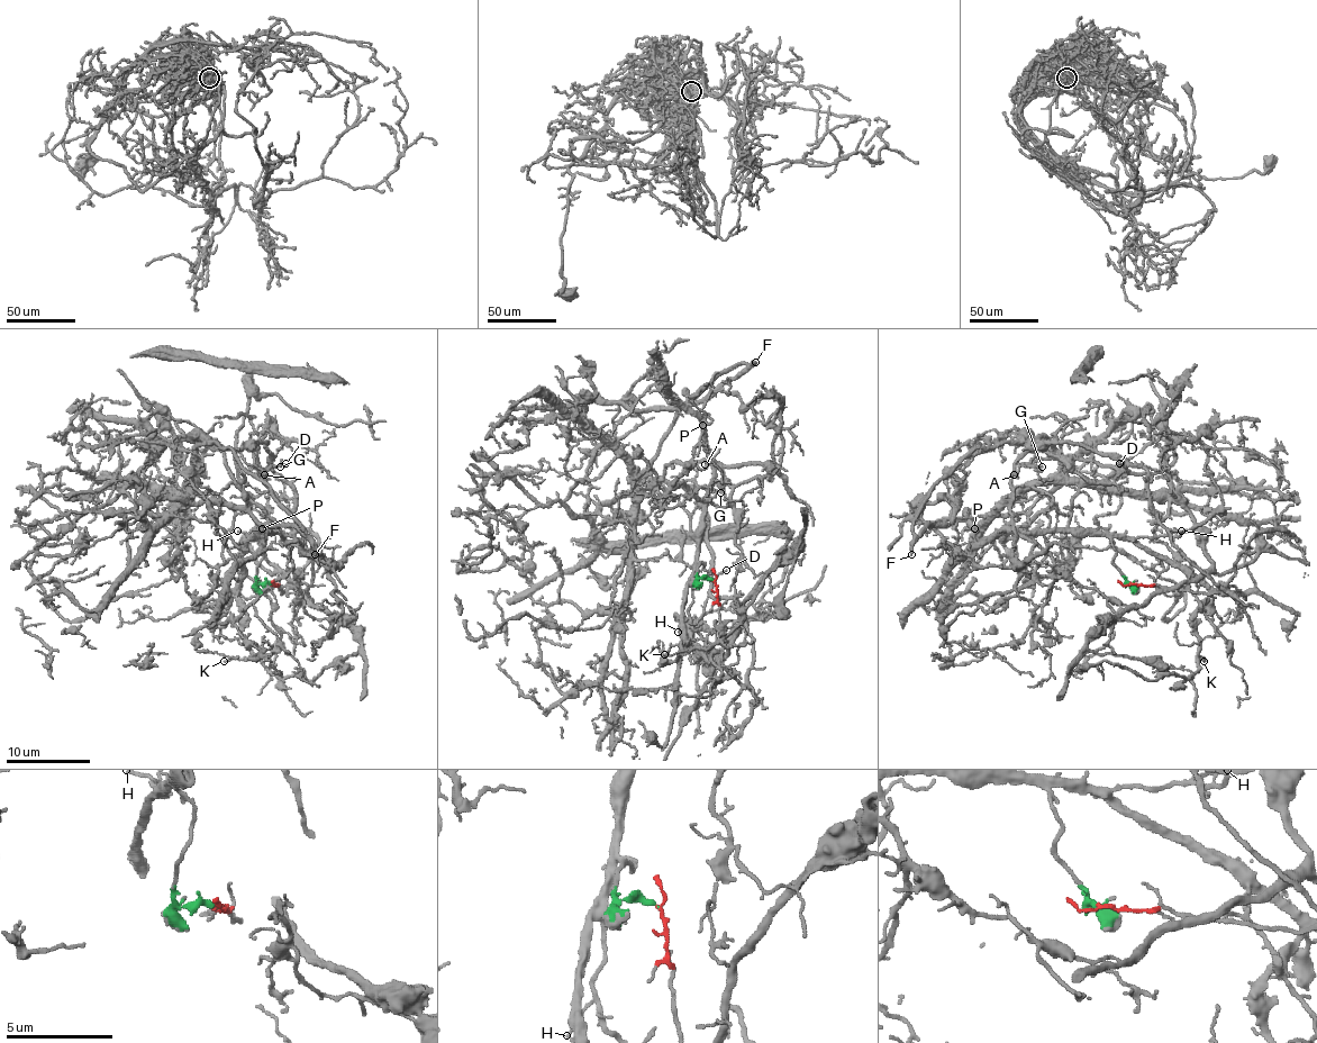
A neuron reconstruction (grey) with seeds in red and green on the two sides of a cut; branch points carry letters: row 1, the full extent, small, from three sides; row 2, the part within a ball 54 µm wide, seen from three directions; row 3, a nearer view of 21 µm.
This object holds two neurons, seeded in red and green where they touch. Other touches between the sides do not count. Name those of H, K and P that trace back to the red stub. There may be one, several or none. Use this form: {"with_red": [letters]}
{"with_red": []}

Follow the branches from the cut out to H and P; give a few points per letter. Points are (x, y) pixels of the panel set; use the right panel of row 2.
H: (1131, 585), (1116, 565), (1111, 538), (1166, 536), (1181, 531)
P: (1131, 585), (1114, 563), (1114, 545), (1106, 536), (1080, 536), (1074, 532), (999, 532), (978, 543), (973, 528)

